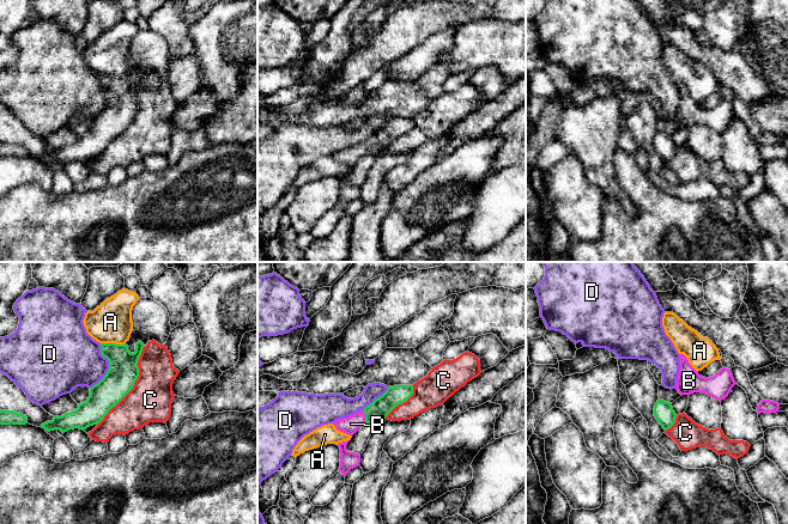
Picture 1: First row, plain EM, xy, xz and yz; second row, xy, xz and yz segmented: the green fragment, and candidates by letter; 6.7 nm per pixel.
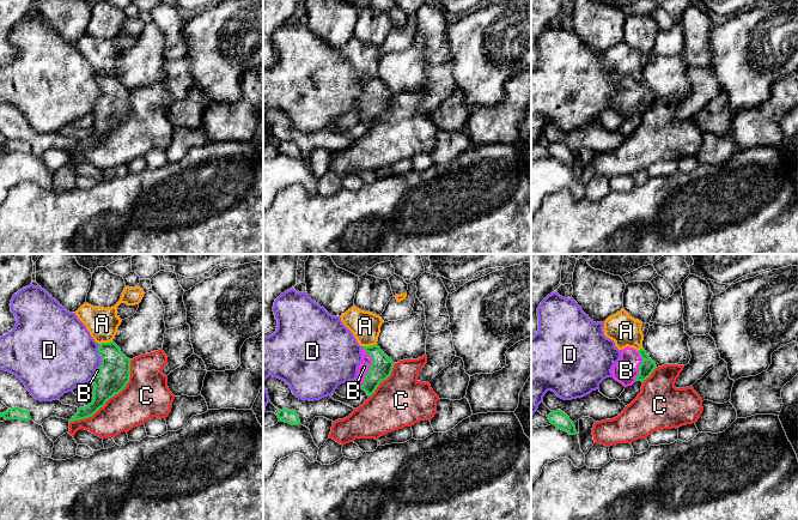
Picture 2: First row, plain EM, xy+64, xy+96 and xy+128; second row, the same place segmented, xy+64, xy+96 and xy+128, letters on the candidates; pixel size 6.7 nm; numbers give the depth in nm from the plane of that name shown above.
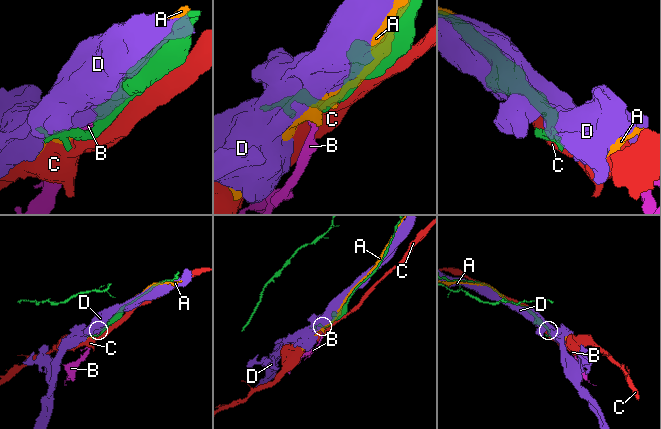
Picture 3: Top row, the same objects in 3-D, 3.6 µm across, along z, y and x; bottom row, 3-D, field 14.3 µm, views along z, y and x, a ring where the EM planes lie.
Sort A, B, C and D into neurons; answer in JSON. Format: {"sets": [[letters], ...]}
{"sets": [["A"], ["B"], ["C"], ["D"]]}

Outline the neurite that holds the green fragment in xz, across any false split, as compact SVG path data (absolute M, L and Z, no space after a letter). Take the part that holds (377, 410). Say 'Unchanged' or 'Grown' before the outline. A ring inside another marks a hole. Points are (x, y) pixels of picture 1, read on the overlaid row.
Grown. M394 385L389 386L387 391L376 398L372 403L366 406L363 410L337 420L333 425L340 432L353 435L357 429L368 424L377 424L399 404L406 402L413 395L412 385Z

